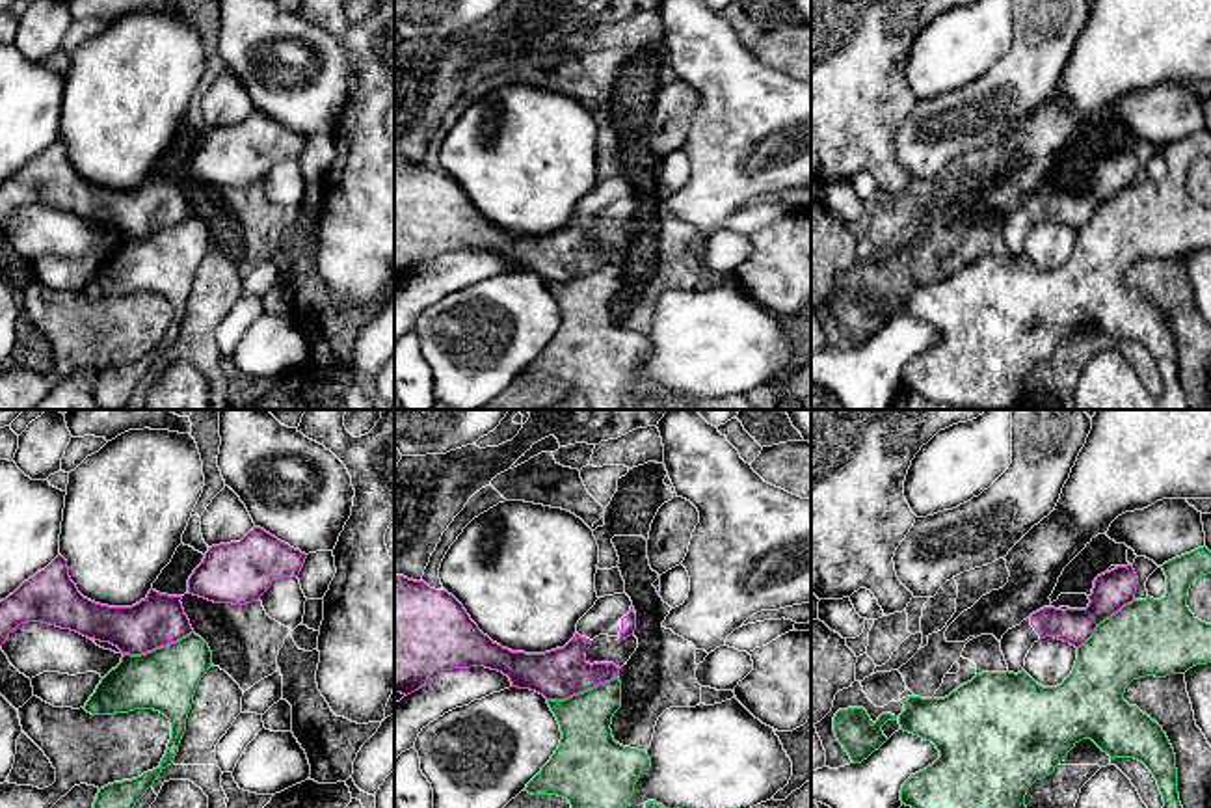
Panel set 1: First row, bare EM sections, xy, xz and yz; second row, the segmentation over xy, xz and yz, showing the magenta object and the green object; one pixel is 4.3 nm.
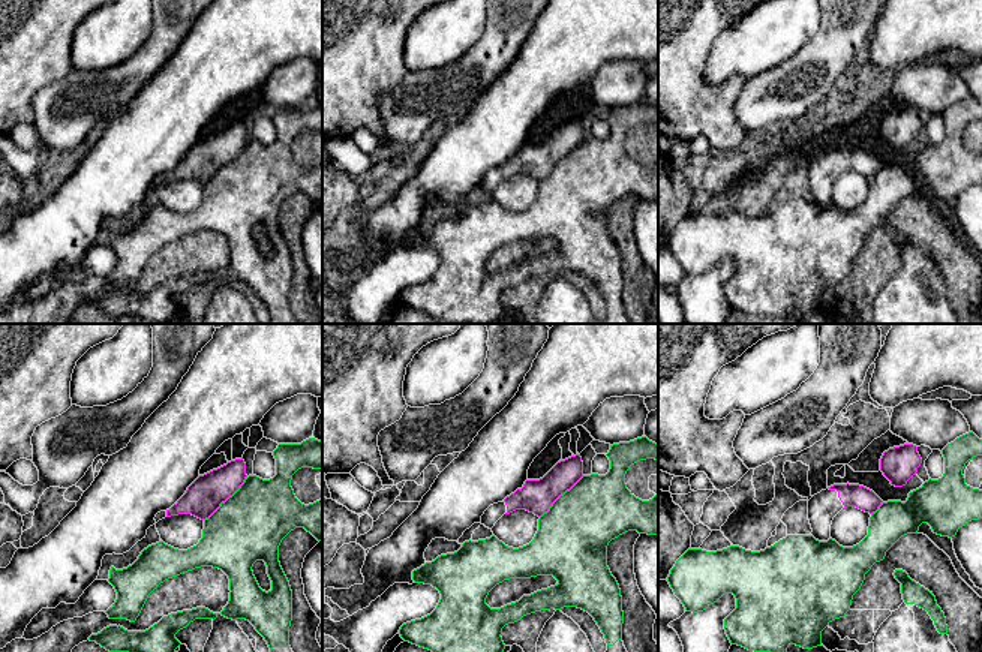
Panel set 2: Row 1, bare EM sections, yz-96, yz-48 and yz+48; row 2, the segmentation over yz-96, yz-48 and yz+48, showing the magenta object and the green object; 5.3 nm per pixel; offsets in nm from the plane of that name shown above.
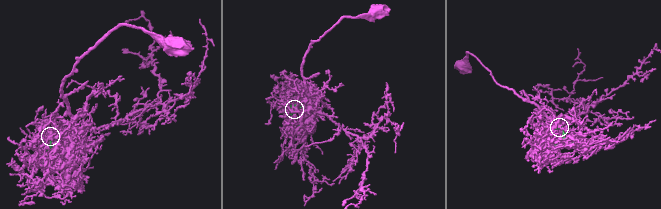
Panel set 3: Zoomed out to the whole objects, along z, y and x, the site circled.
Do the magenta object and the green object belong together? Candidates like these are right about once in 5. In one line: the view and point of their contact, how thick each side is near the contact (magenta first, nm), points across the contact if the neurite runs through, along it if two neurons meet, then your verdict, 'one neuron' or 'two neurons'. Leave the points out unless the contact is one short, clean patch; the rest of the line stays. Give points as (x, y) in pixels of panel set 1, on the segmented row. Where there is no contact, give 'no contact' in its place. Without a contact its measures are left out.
contact xy (157, 646); calibres 220 and 280 nm; two neurons

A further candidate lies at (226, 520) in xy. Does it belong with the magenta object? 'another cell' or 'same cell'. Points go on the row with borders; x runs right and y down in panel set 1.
another cell

